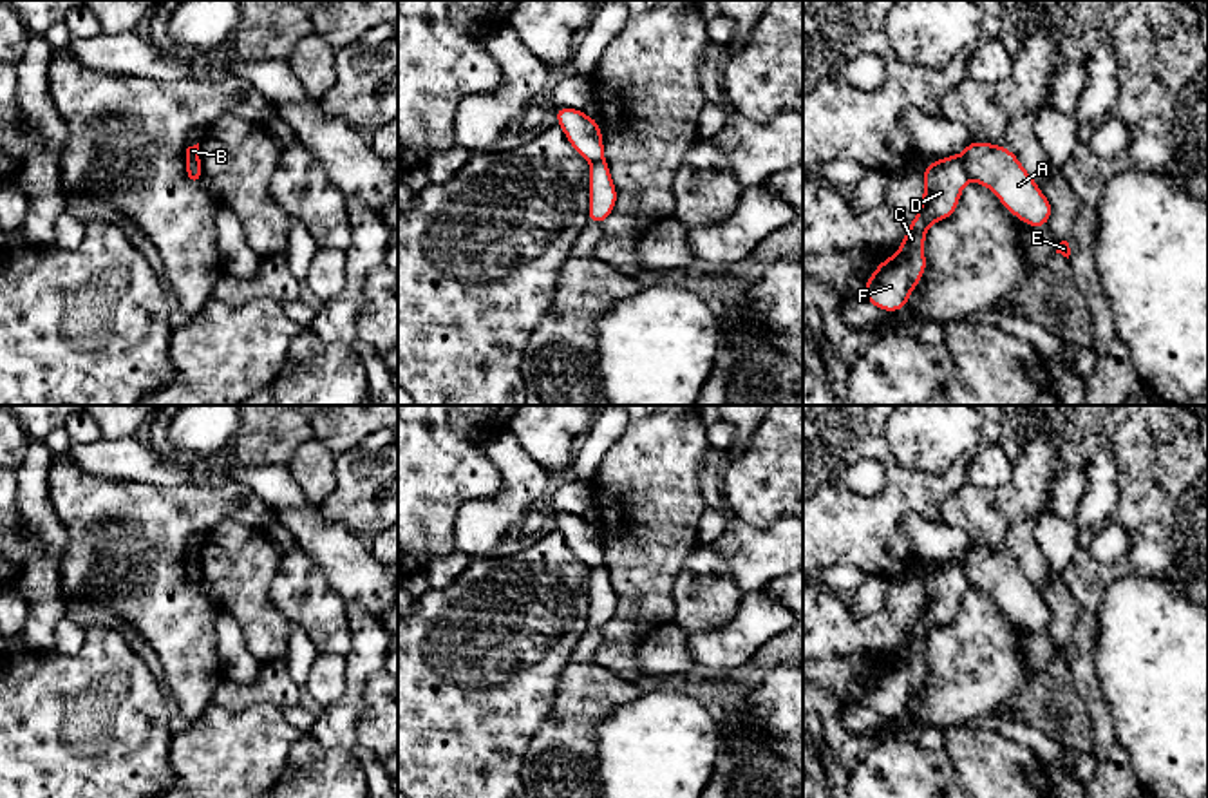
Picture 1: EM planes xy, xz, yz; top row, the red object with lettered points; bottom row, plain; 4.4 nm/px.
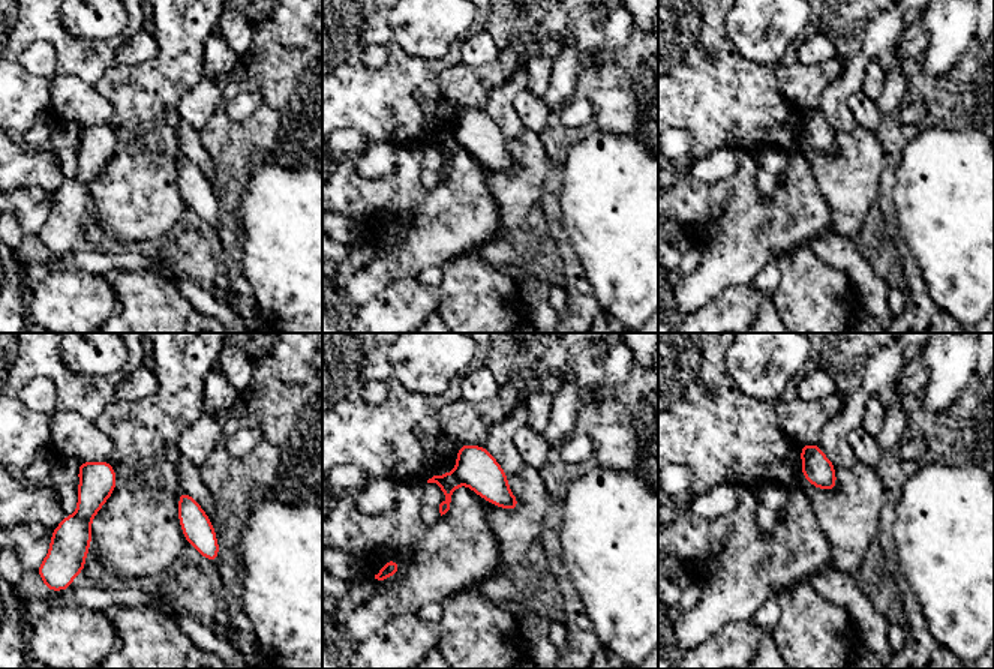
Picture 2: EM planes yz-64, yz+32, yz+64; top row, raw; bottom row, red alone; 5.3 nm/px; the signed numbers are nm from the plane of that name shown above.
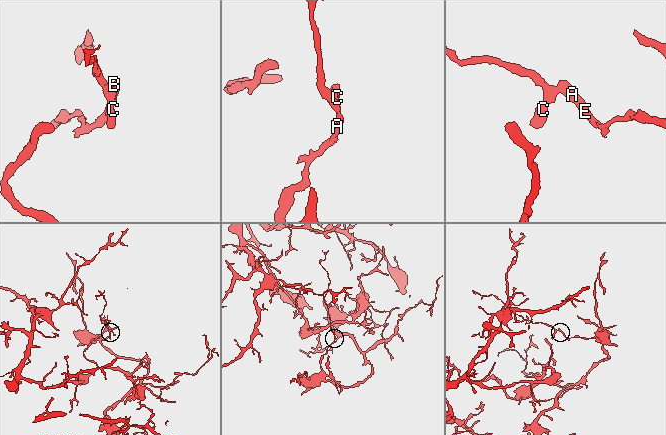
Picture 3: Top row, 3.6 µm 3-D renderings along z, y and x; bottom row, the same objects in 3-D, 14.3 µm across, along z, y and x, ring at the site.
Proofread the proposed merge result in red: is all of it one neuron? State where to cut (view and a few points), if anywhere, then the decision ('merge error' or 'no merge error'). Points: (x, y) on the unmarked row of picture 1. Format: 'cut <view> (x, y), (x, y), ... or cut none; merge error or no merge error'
cut yz (959, 561), (970, 583); merge error

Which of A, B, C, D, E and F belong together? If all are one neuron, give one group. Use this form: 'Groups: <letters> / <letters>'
Groups: A B E / C D F

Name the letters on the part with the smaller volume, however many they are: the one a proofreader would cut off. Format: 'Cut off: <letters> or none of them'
Cut off: C, D, F

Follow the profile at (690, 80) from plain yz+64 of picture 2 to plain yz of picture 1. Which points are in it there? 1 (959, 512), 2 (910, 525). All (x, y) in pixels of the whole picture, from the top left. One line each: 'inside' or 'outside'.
1: outside
2: outside

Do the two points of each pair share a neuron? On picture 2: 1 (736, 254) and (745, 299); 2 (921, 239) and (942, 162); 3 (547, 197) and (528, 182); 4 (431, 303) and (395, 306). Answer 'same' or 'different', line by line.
1: different
2: same
3: different
4: same

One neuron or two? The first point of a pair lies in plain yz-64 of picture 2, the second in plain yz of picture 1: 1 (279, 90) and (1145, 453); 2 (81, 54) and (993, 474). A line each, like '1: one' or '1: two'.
1: one
2: two

